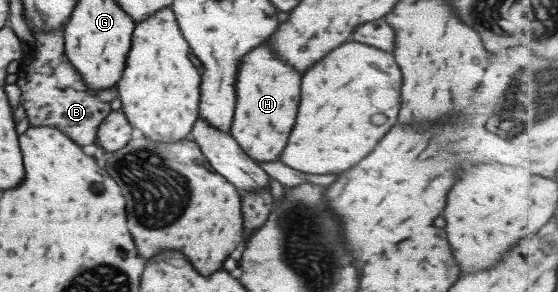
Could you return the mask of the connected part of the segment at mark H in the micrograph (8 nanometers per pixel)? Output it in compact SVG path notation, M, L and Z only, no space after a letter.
M262 43L240 58L239 69L235 75L235 106L228 134L254 161L276 161L286 145L288 133L294 125L294 115L300 97L300 73L294 73L290 65L280 61L270 49L268 43Z

